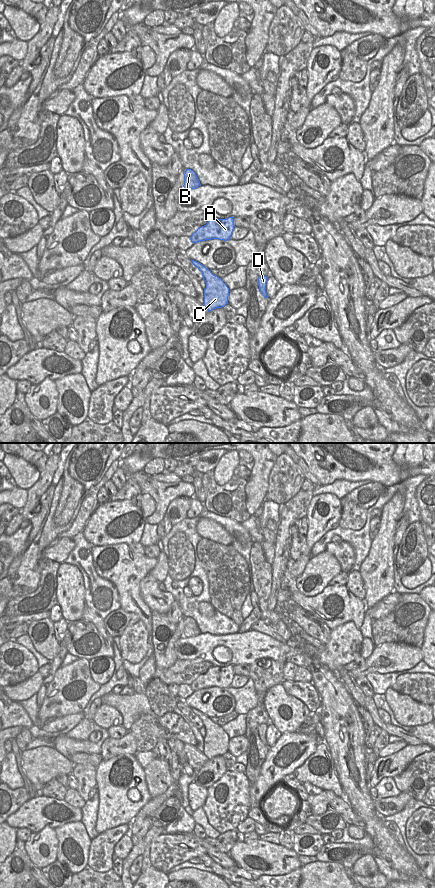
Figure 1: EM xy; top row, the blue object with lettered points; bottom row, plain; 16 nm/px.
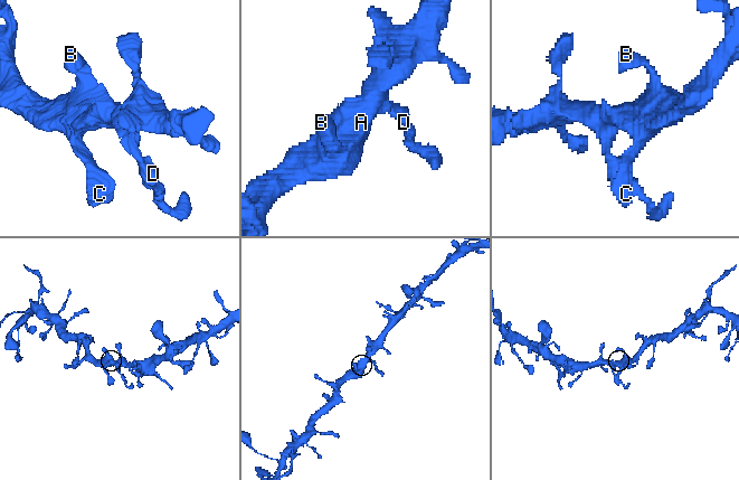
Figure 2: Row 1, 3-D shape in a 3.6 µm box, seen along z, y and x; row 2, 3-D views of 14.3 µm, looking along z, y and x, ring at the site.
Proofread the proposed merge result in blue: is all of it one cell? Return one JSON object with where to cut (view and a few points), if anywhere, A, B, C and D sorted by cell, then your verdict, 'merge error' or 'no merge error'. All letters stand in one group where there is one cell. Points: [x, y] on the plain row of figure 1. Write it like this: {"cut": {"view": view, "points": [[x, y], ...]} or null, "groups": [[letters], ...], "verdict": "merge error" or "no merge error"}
{"cut": null, "groups": [["A", "B", "C", "D"]], "verdict": "no merge error"}

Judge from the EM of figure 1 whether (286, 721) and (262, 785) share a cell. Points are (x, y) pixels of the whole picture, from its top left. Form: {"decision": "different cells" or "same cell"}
{"decision": "different cells"}

